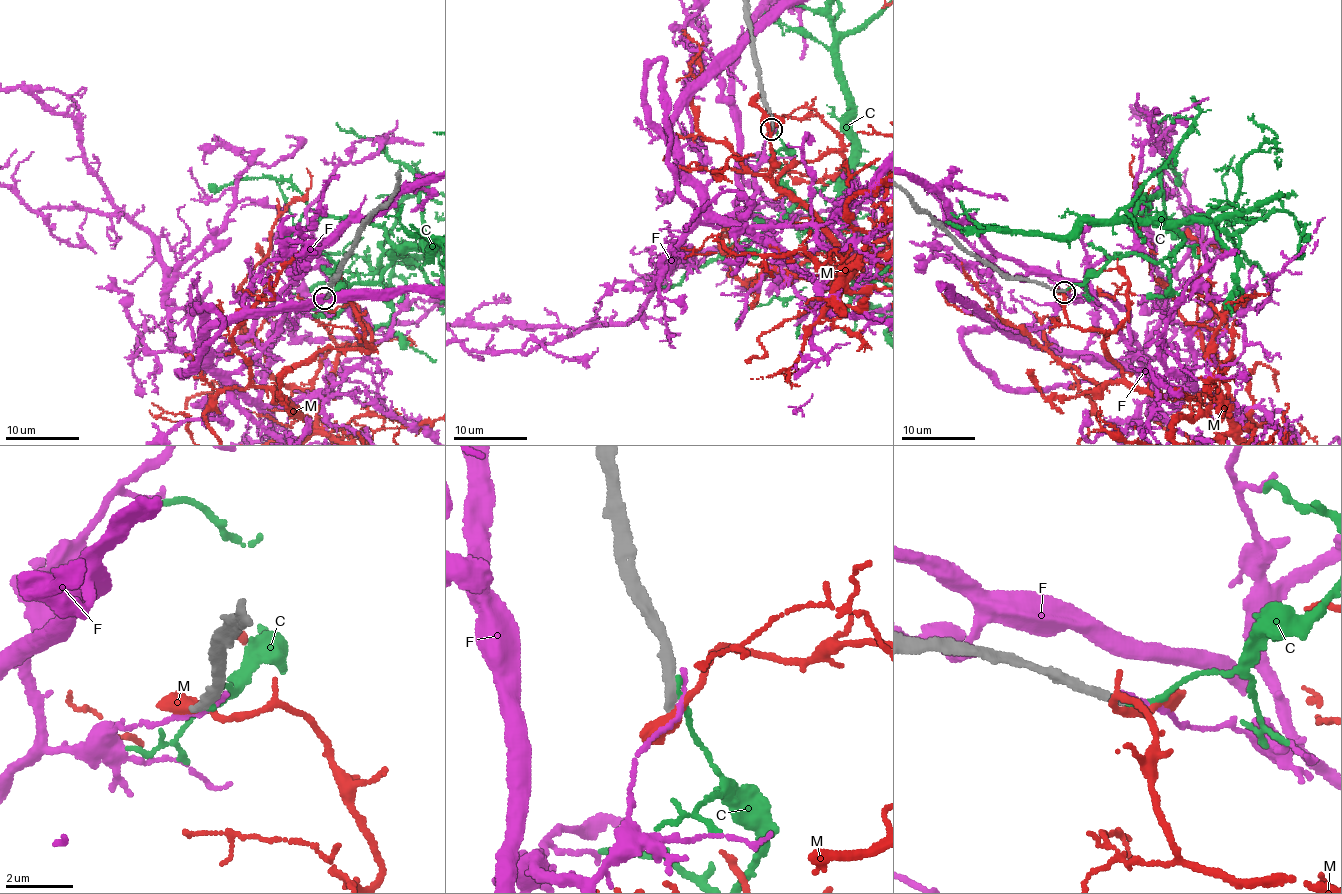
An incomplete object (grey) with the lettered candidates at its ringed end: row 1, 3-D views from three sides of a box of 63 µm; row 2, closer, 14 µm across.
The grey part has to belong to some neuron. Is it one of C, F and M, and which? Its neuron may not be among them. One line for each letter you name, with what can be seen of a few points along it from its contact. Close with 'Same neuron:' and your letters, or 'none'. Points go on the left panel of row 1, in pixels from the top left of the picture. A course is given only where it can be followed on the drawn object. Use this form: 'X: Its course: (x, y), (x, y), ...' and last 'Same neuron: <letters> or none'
Same neuron: none

